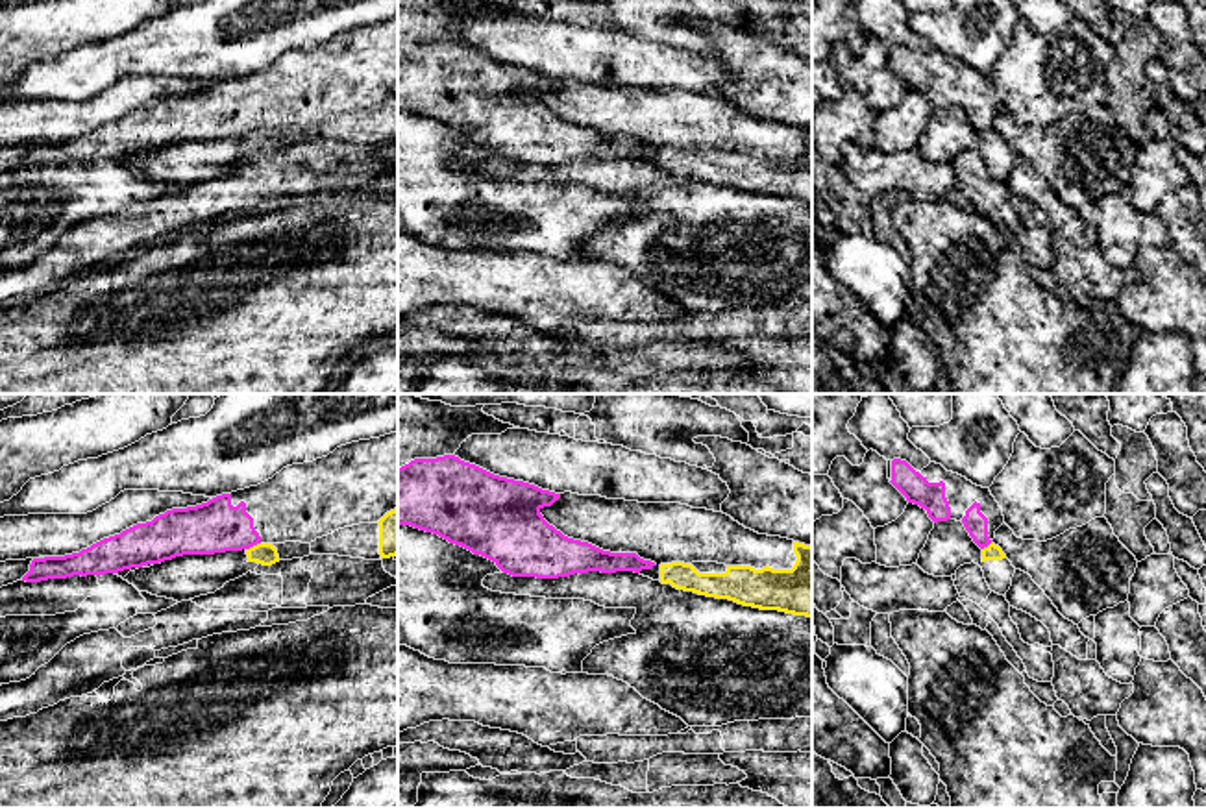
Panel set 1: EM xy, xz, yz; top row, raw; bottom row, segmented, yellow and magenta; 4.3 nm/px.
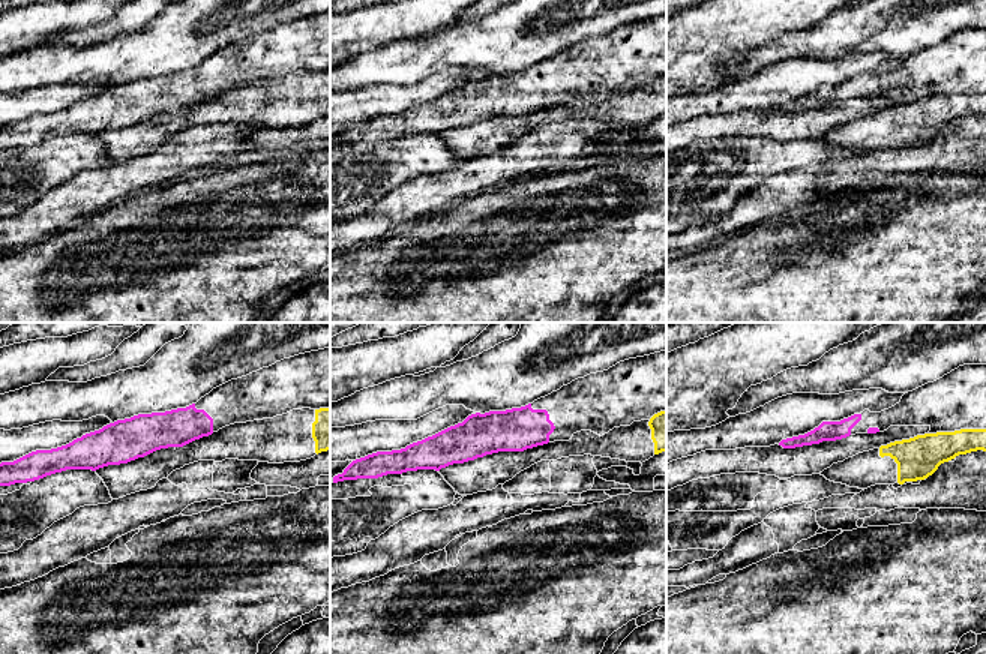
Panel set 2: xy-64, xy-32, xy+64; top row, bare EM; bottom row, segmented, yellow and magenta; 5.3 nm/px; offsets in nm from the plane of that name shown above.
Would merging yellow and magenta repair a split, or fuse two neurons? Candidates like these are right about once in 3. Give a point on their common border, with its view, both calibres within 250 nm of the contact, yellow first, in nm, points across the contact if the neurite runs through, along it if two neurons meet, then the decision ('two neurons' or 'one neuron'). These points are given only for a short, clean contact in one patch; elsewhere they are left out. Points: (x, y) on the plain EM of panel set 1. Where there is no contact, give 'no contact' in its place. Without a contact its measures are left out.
xy (254, 132) | 100/220 nm | along xy (259, 128), (246, 135) | two neurons

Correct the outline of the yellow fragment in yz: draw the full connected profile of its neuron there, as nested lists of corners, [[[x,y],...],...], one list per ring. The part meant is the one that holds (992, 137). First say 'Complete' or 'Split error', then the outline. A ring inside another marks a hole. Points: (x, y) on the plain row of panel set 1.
Split error. [[[947,105],[934,109],[916,150],[929,161],[951,163],[960,152],[971,148],[982,153],[991,178],[1006,181],[1015,153],[993,128],[980,135],[962,107]]]

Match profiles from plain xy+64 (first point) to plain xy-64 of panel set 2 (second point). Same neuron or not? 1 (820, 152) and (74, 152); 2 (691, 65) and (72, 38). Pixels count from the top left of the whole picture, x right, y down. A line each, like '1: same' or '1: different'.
1: same
2: different

